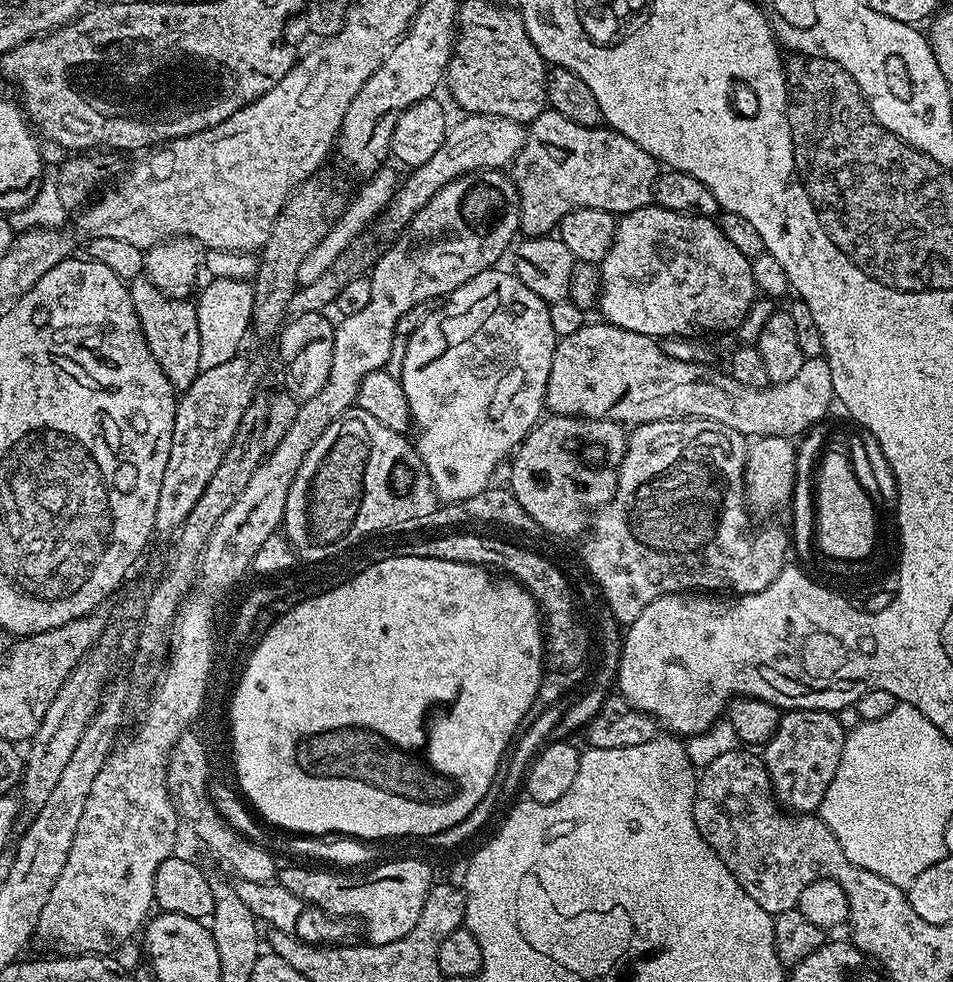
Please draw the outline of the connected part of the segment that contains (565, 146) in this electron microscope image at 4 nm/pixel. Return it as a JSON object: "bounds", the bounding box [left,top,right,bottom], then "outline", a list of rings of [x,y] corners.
{"bounds":[510,110,658,237],"outline":[[[545,110],[527,125],[524,145],[510,165],[510,175],[520,199],[520,232],[525,237],[546,236],[576,208],[623,214],[649,207],[656,191],[658,162],[653,156],[646,154],[642,146],[620,132],[613,132],[607,126],[587,128],[553,110]]]}

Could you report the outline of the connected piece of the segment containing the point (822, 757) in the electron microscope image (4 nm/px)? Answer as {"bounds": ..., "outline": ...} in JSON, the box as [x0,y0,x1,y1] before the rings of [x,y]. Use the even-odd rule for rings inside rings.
{"bounds":[763,708,844,814],"outline":[[[793,708],[781,715],[773,737],[763,745],[764,765],[772,779],[772,790],[776,799],[785,809],[797,814],[812,814],[819,809],[822,798],[838,770],[838,762],[844,749],[844,727],[831,712],[820,712],[816,708]]]}

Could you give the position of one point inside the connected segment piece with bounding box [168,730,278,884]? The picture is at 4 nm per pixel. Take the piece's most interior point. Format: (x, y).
(188, 784)

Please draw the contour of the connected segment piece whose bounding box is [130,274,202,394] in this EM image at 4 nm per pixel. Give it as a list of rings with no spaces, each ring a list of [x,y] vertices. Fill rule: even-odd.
[[[146,275],[139,276],[136,281],[131,281],[130,291],[142,334],[150,346],[150,354],[154,354],[158,366],[162,368],[162,374],[166,374],[172,387],[182,394],[190,386],[194,386],[194,378],[198,378],[202,370],[198,362],[198,349],[202,346],[202,341],[198,338],[196,305],[191,299],[169,296]]]

